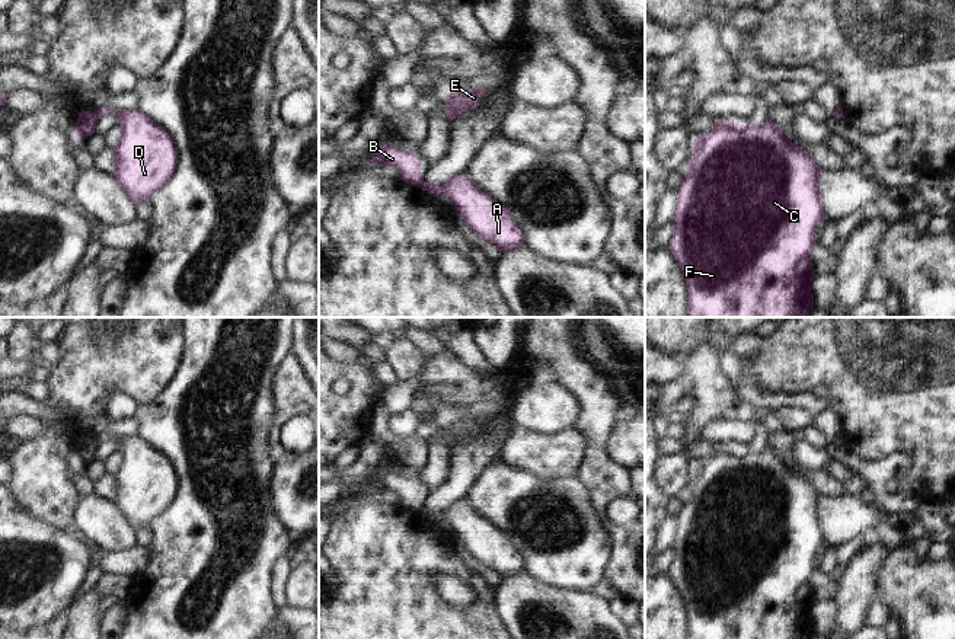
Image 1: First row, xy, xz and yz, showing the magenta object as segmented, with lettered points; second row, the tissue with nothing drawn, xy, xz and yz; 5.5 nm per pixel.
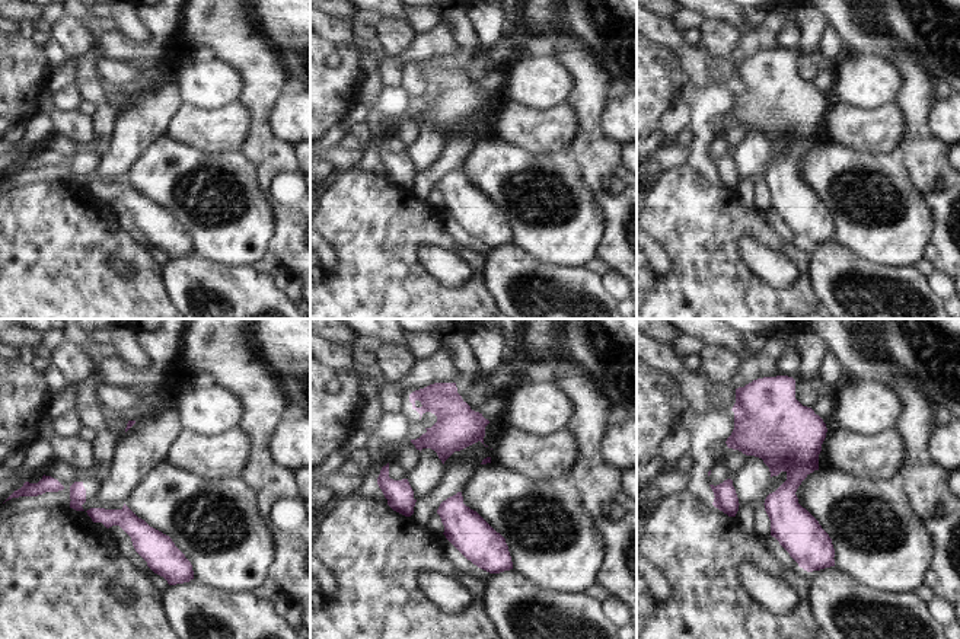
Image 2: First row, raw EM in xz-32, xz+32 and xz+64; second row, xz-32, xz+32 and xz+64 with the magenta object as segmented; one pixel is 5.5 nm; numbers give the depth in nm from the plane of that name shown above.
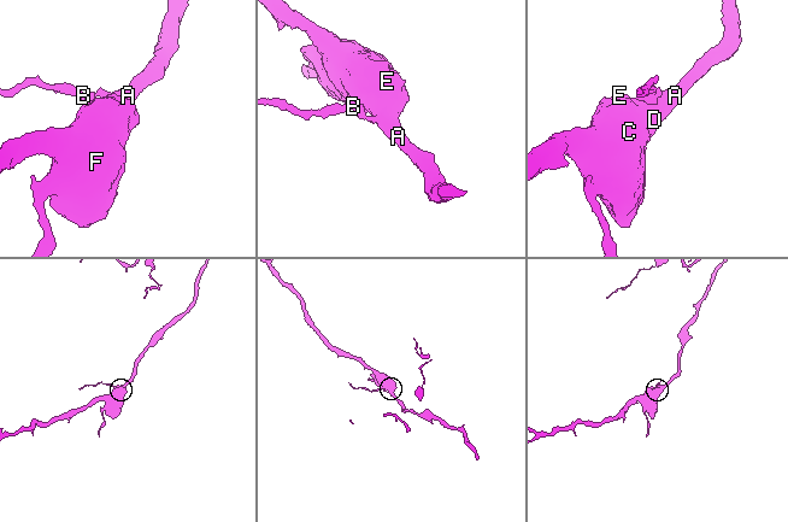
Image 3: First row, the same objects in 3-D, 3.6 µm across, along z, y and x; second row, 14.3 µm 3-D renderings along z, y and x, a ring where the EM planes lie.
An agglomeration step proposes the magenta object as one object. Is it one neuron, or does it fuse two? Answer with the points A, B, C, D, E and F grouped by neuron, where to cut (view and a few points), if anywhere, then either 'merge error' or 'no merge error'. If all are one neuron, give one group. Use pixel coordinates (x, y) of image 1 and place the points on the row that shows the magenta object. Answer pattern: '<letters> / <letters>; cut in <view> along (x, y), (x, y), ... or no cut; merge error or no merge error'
A C D E F / B; cut in xy along (95, 112), (98, 117); merge error

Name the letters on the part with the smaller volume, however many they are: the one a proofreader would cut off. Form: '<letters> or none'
B

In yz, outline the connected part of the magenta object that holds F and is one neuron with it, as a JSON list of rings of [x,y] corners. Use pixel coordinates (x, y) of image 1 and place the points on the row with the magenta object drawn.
[[[718,121],[710,132],[694,141],[694,150],[684,170],[687,175],[680,183],[674,215],[675,229],[668,246],[686,279],[689,317],[809,317],[814,307],[814,295],[811,293],[814,265],[811,262],[811,252],[817,245],[814,239],[815,229],[825,218],[820,195],[823,169],[814,162],[811,154],[804,147],[789,141],[772,121],[766,121],[763,127],[745,127],[744,124]]]

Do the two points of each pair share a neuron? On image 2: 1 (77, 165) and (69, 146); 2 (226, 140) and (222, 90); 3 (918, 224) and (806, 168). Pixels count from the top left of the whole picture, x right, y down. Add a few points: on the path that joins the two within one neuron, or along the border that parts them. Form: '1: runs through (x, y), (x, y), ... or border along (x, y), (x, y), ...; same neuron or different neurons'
1: border along (77, 155), (70, 160), (69, 179); different neurons
2: border along (236, 101), (219, 108), (198, 108), (190, 104); different neurons
3: runs through (887, 194), (871, 169), (836, 169); same neuron

